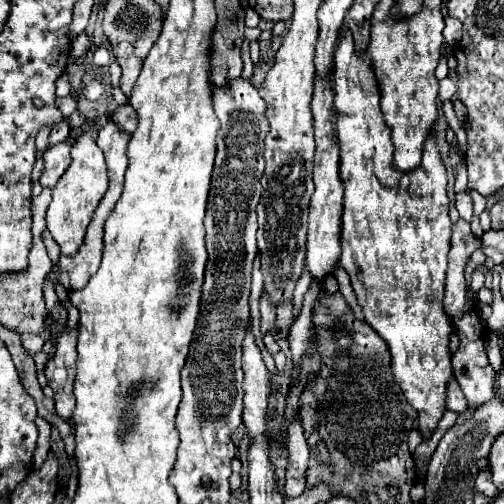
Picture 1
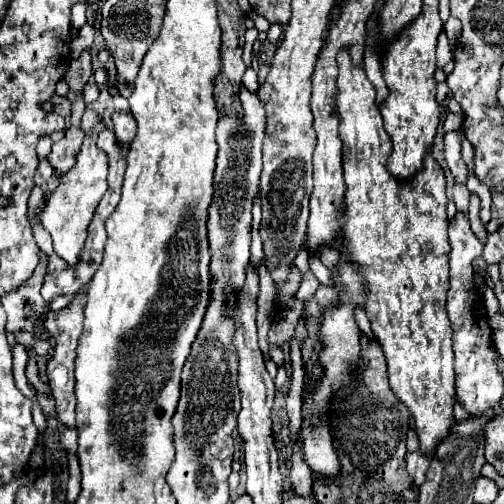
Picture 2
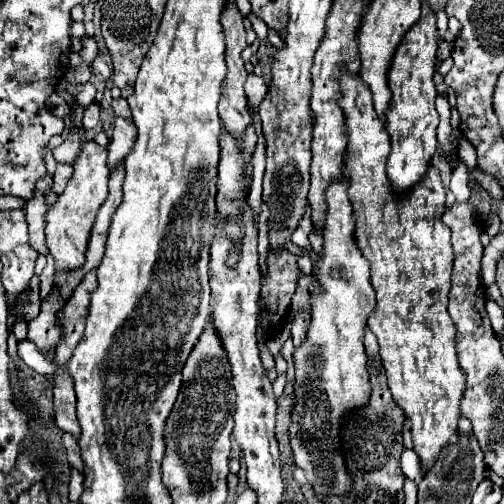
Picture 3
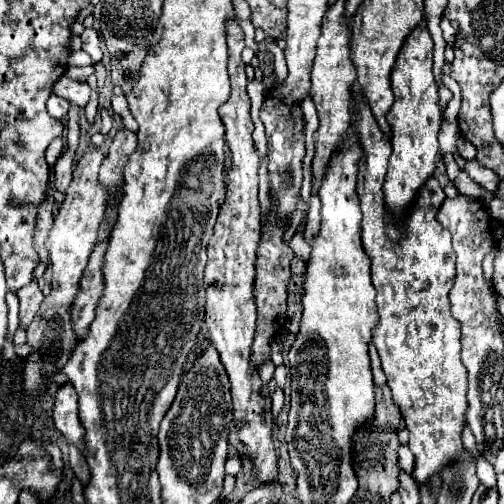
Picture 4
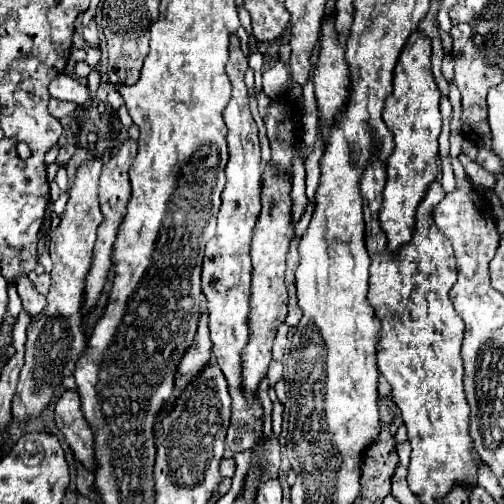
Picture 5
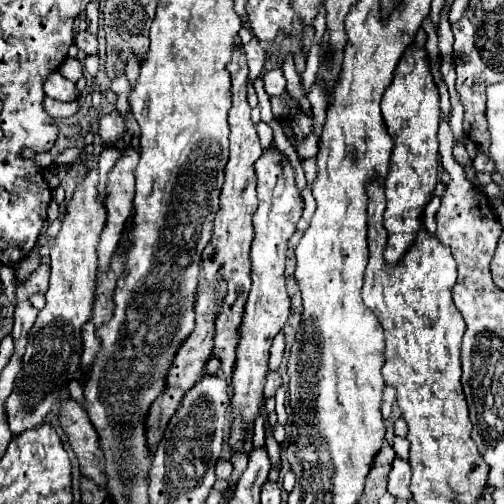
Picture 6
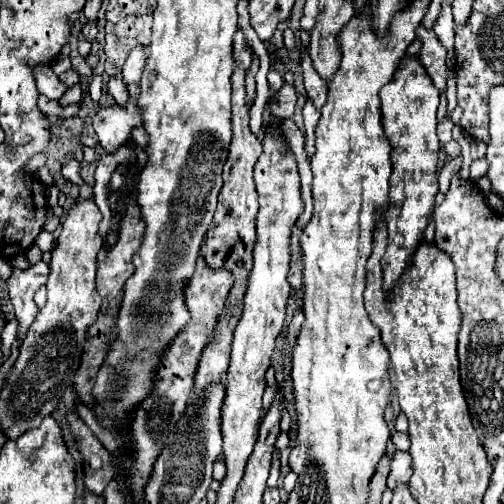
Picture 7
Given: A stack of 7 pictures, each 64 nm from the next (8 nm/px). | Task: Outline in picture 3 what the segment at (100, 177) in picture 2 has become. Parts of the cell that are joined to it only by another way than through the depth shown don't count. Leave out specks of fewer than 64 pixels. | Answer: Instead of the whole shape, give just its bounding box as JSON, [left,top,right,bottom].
[46,140,108,272]

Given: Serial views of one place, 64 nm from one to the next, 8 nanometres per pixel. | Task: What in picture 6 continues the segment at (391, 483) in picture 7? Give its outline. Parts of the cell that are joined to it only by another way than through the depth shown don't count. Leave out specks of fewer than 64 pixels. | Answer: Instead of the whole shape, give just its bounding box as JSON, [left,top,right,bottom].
[388,458,412,498]

